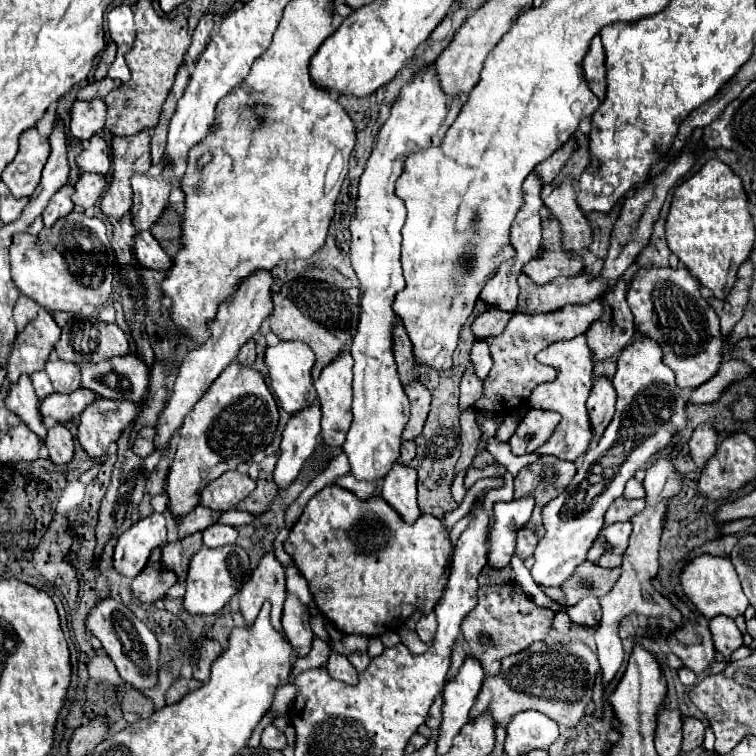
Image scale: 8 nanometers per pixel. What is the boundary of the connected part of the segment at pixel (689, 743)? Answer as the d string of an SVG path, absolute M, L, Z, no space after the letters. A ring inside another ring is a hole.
M693 716L685 718L683 722L683 750L681 752L691 752L697 746L703 744L703 734L705 734L705 724Z

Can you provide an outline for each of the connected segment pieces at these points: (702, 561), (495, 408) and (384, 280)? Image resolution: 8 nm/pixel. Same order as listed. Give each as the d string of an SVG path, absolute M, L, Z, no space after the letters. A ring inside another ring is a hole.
M703 554L703 556L691 560L683 568L681 586L683 586L683 592L687 594L687 598L693 602L693 606L697 606L697 612L701 616L705 616L707 620L711 620L711 618L715 618L719 614L723 614L727 618L737 618L749 606L749 600L741 590L737 572L735 572L729 558L717 558L717 556Z
M605 288L603 294L583 306L565 306L557 312L549 314L521 314L517 312L511 322L507 324L505 332L487 338L485 342L489 344L491 358L493 358L493 368L489 376L483 382L483 396L475 402L475 410L489 410L489 412L499 412L501 416L513 414L521 404L525 404L531 396L531 390L541 384L541 382L551 382L556 378L556 370L550 366L537 362L537 352L553 344L555 340L571 340L575 336L581 336L587 332L587 328L603 316L603 298L611 292L611 288Z
M429 64L425 68L421 68L399 92L399 96L395 98L393 106L391 106L391 116L387 118L387 122L381 126L377 138L375 138L375 146L373 152L367 160L367 168L361 176L359 182L359 198L357 198L357 214L351 220L351 264L353 270L361 282L359 290L361 290L361 316L359 316L359 326L357 326L357 334L353 338L351 344L351 356L355 360L353 366L353 424L351 430L347 434L347 440L343 444L343 452L349 456L349 464L351 464L351 472L357 480L375 480L375 478L383 478L393 464L399 458L399 446L401 446L401 432L409 420L409 400L403 392L403 386L399 382L397 376L397 366L393 360L393 330L395 330L395 322L399 322L399 318L395 316L391 304L395 294L405 286L403 274L401 274L401 260L399 260L399 250L401 250L401 228L405 224L405 208L403 202L395 196L395 182L399 180L399 176L403 174L403 164L407 160L407 156L415 150L421 148L429 148L429 146L439 146L441 140L447 134L447 128L453 124L453 120L457 118L457 114L461 112L461 104L463 100L467 100L467 94L445 94L441 90L437 72L435 72L435 64Z

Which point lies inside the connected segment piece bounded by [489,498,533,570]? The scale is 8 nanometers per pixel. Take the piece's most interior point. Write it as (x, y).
(509, 516)

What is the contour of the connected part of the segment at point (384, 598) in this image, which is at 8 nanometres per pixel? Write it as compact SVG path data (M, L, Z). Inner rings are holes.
M325 486L307 502L301 518L291 528L289 538L285 540L285 552L309 582L315 604L327 620L345 634L381 636L389 630L397 632L415 610L421 610L423 614L433 610L447 584L445 566L451 544L441 520L431 514L423 514L415 524L407 524L379 496L361 502L349 490Z

